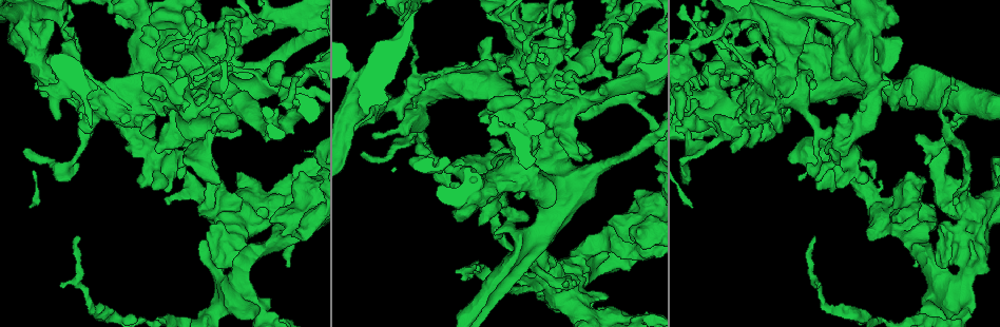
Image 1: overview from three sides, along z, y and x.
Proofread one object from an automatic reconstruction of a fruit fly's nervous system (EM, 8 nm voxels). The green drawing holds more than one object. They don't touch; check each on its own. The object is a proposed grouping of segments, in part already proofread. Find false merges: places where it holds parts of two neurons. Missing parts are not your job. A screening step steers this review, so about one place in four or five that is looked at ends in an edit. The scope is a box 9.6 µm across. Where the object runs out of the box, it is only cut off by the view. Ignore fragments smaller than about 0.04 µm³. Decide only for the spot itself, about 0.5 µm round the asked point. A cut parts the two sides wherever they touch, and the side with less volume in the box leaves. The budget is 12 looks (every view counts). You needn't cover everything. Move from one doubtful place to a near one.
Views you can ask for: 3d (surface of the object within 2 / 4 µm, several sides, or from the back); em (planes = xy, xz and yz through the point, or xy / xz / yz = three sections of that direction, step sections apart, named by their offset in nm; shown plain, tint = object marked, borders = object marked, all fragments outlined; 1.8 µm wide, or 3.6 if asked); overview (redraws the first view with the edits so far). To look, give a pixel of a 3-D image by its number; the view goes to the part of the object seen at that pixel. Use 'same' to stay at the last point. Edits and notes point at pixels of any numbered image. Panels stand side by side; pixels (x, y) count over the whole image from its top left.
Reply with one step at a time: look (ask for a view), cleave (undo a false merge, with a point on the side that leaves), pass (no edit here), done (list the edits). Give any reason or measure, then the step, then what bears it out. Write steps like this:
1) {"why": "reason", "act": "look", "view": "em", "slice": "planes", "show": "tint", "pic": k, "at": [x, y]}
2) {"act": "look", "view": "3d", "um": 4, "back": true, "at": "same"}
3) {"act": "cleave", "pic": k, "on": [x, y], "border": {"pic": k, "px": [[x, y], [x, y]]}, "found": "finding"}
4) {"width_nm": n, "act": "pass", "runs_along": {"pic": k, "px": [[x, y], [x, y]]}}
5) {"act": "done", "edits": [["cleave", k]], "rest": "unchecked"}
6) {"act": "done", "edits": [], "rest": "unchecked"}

{"why": "four arms meet", "act": "look", "view": "3d", "um": 2, "back": true, "pic": 1, "at": [309, 69]}

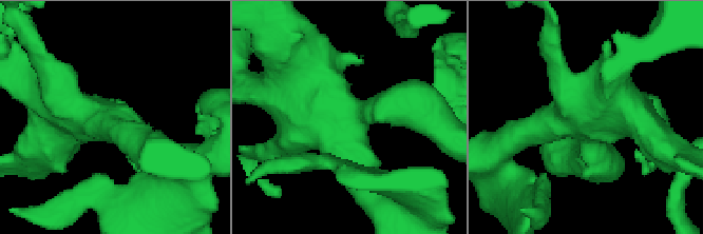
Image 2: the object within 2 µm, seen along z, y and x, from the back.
{"arms": 4, "why": "shape alone is not enough", "act": "look", "view": "em", "slice": "xy", "step": 16, "show": "tint", "pic": 2, "at": [571, 123]}

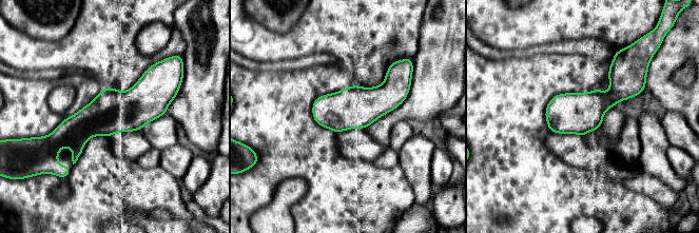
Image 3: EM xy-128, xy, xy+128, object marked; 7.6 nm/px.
{"act": "look", "view": "em", "slice": "planes", "show": "borders", "at": "same"}

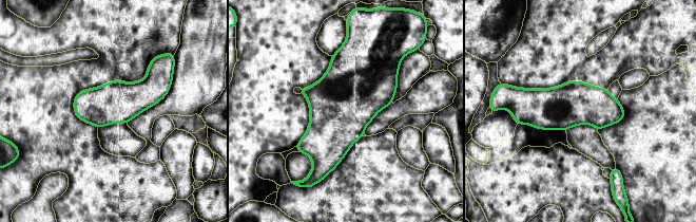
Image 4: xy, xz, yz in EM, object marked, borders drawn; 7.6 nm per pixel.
{"width_nm": 320, "act": "pass", "found": "all the same neuron"}

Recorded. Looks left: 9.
{"why": "touches itself", "act": "look", "view": "3d", "um": 4, "pic": 1, "at": [694, 149]}

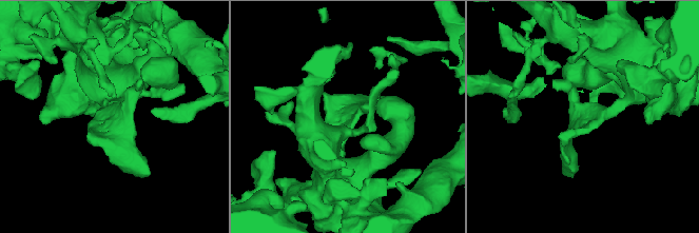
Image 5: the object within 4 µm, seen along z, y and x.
{"why": "need the tissue", "act": "look", "view": "em", "slice": "xy", "step": 4, "show": "tint", "pic": 5, "at": [586, 115]}

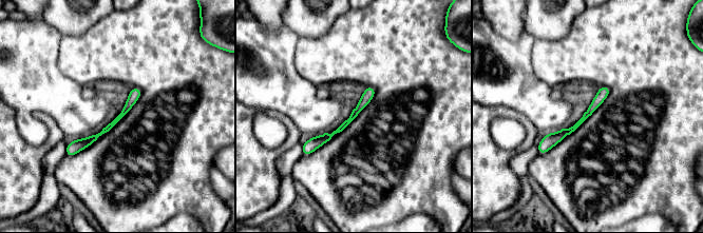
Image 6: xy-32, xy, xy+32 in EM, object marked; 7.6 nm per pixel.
{"why": "another direction", "act": "look", "view": "em", "slice": "planes", "show": "tint", "at": "same"}

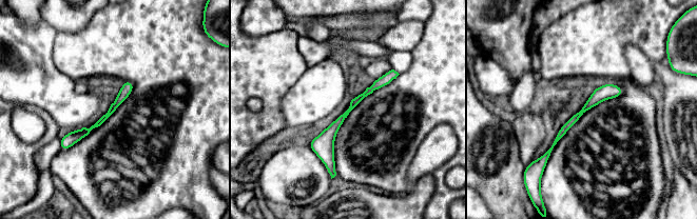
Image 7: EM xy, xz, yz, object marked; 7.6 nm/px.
{"act": "pass", "runs_along": {"pic": 7, "px": [[394, 74], [364, 94], [329, 133], [332, 171]]}, "found": "all the same neuron"}

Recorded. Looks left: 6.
{"why": "touches itself", "act": "look", "view": "em", "um": 3.6, "slice": "planes", "show": "tint", "pic": 1, "at": [810, 66]}

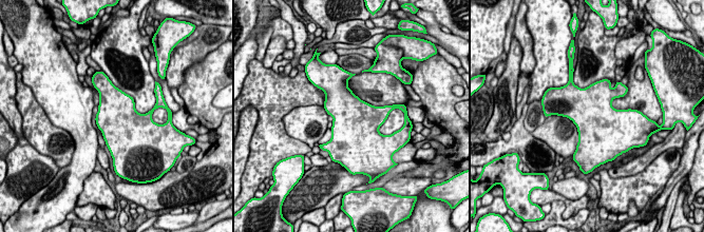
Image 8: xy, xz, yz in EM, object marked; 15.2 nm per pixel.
{"act": "pass", "found": "continuous, no second neuron"}

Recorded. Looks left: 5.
{"why": "thick turns thin", "act": "look", "view": "em", "um": 3.6, "slice": "yz", "step": 4, "show": "tint", "pic": 1, "at": [548, 73]}

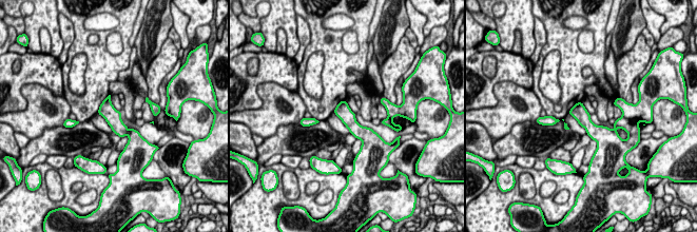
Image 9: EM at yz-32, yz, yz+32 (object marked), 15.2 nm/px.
{"width_nm": 240, "act": "pass", "runs_along": {"pic": 9, "px": [[108, 100], [108, 112], [133, 135]]}, "found": "all the same neuron"}

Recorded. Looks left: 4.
{"why": "a narrow waist", "act": "look", "view": "em", "um": 3.6, "slice": "xz", "step": 4, "show": "borders", "pic": 1, "at": [579, 299]}

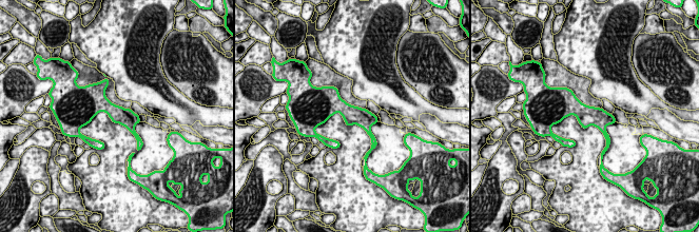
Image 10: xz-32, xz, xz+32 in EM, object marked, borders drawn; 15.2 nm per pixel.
{"act": "pass", "runs_along": {"pic": 10, "px": [[558, 116], [581, 111], [613, 120]]}, "found": "all the same neuron"}

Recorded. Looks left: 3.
{"act": "done", "edits": [], "rest": "unchecked"}

